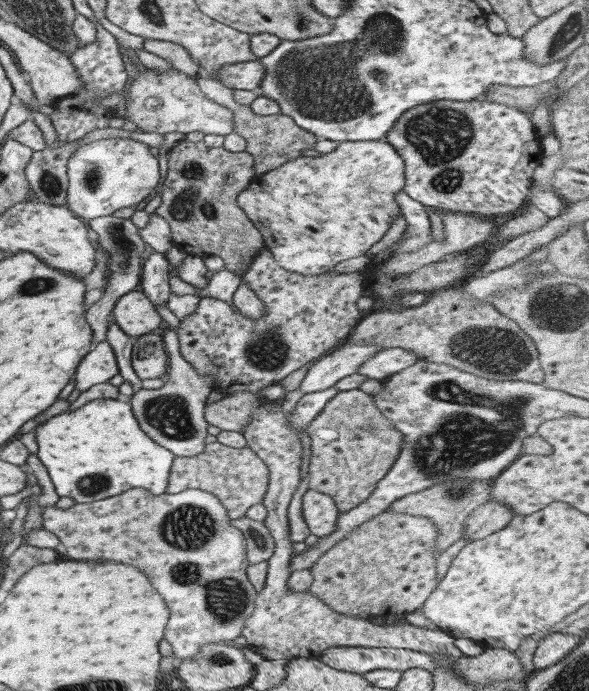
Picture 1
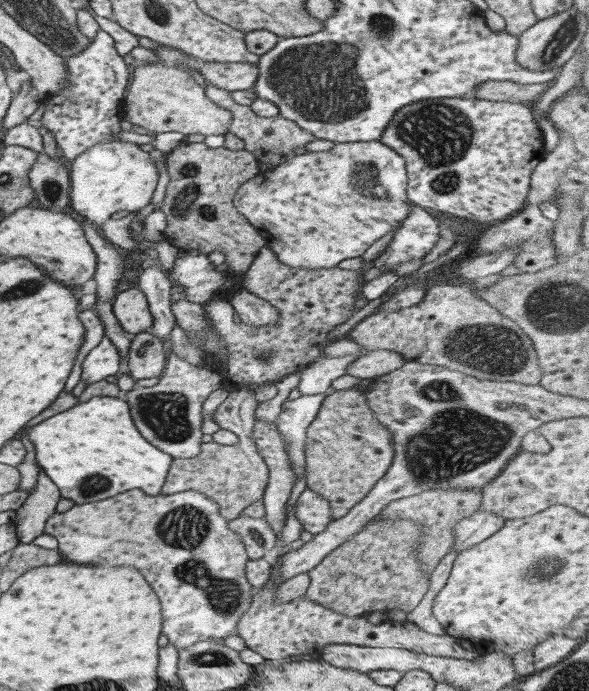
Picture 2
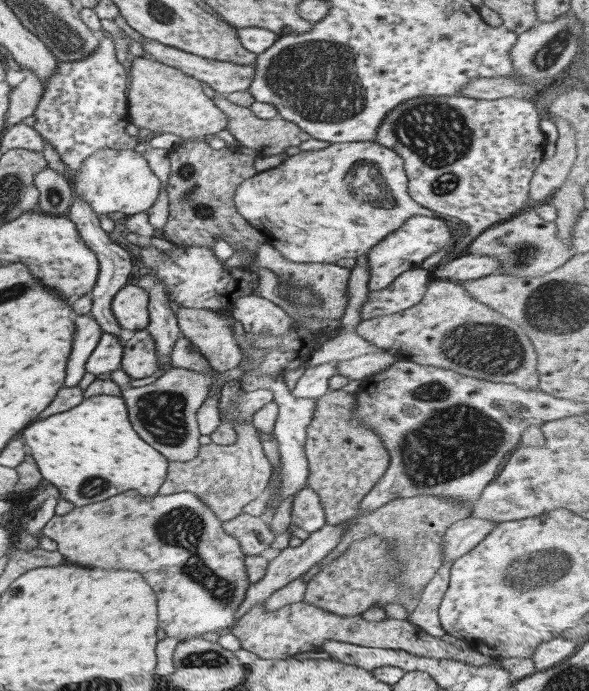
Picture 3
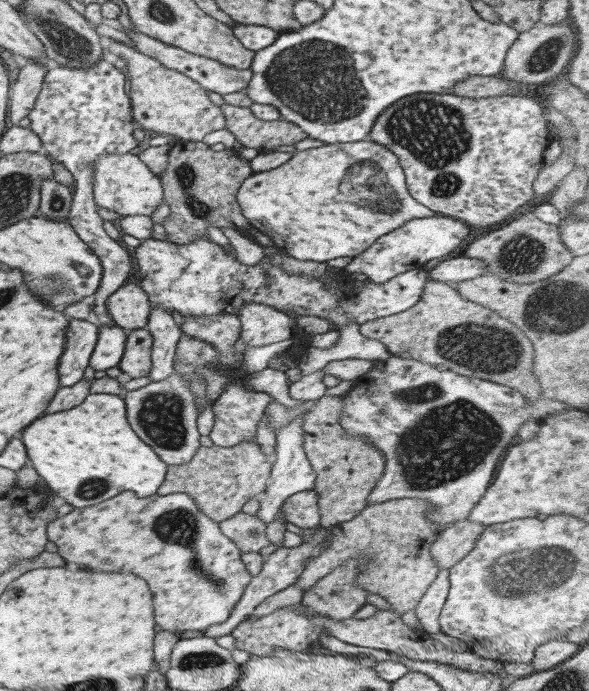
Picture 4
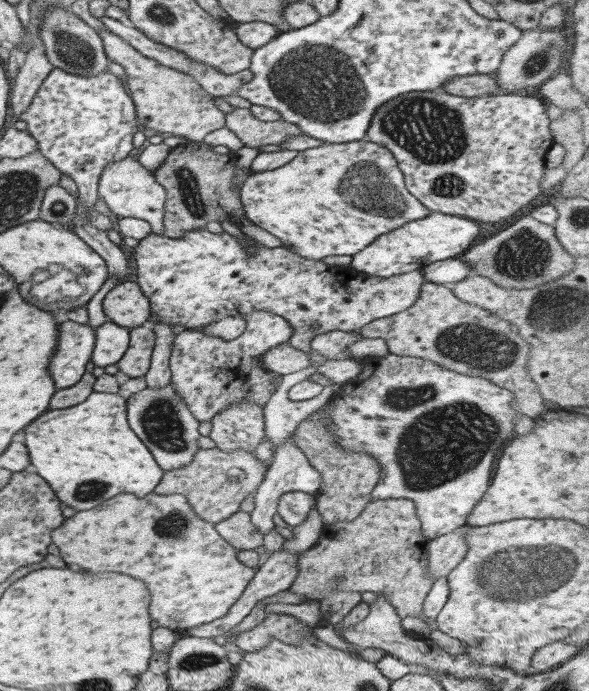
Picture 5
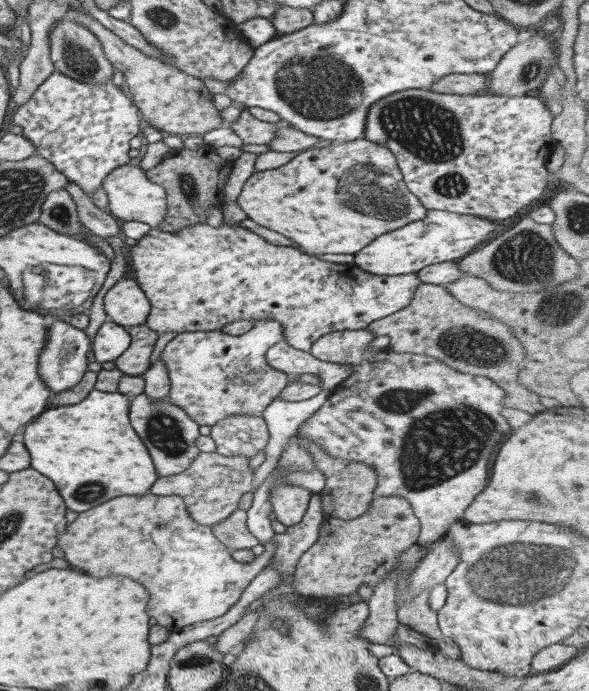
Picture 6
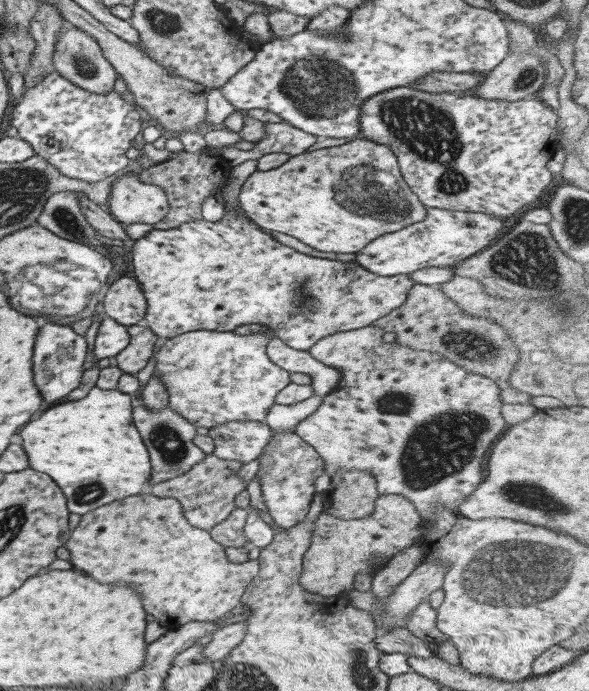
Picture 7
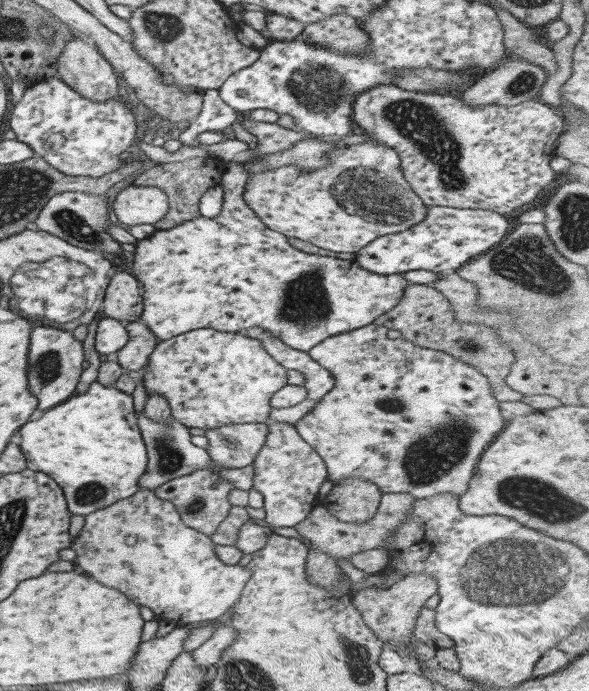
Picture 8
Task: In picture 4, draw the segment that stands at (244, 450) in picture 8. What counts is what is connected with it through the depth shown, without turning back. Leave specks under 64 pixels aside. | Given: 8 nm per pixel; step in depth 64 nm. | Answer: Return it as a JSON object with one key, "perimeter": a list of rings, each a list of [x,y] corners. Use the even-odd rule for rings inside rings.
{"perimeter":[[[226,383],[219,396],[212,402],[213,422],[209,438],[218,447],[232,447],[241,442],[251,442],[255,437],[255,425],[261,419],[272,399],[267,393],[247,391],[239,383]]]}

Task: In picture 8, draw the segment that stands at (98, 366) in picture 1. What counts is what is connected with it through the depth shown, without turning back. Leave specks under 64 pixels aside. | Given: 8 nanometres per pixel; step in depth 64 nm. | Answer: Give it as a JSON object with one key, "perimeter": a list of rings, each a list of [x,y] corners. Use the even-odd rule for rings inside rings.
{"perimeter":[[[105,316],[98,319],[94,334],[94,350],[97,354],[112,358],[127,340],[127,331],[119,321]]]}

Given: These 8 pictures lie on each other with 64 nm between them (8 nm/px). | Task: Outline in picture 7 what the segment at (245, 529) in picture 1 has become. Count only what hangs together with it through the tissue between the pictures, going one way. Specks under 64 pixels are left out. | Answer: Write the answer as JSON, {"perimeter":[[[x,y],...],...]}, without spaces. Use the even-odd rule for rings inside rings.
{"perimeter":[[[233,508],[233,510],[213,528],[208,530],[211,538],[226,548],[246,547],[243,526],[246,521],[248,510]]]}

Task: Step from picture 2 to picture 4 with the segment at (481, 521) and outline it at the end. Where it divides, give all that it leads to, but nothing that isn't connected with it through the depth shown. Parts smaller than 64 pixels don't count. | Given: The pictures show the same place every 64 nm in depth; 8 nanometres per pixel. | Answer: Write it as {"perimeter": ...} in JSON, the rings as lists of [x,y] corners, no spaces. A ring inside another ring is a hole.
{"perimeter":[[[467,518],[441,530],[429,548],[429,553],[435,559],[438,570],[455,566],[455,563],[473,548],[475,540],[479,538],[481,530],[485,527]]]}

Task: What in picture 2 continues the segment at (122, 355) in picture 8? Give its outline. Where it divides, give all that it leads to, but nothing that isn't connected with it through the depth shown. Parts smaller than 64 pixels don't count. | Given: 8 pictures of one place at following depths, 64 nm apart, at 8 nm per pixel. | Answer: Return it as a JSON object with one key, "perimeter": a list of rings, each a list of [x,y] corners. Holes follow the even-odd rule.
{"perimeter":[[[141,332],[130,342],[126,357],[133,380],[159,378],[166,364],[165,343],[149,332]]]}

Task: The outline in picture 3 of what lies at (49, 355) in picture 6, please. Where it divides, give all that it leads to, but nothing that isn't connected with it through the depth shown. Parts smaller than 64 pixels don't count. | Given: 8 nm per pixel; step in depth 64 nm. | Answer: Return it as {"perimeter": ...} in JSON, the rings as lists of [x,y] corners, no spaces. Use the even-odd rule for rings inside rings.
{"perimeter":[[[90,314],[74,316],[73,323],[75,323],[74,340],[63,378],[65,388],[77,385],[85,374],[84,365],[87,357],[95,349],[102,332],[101,327]]]}

